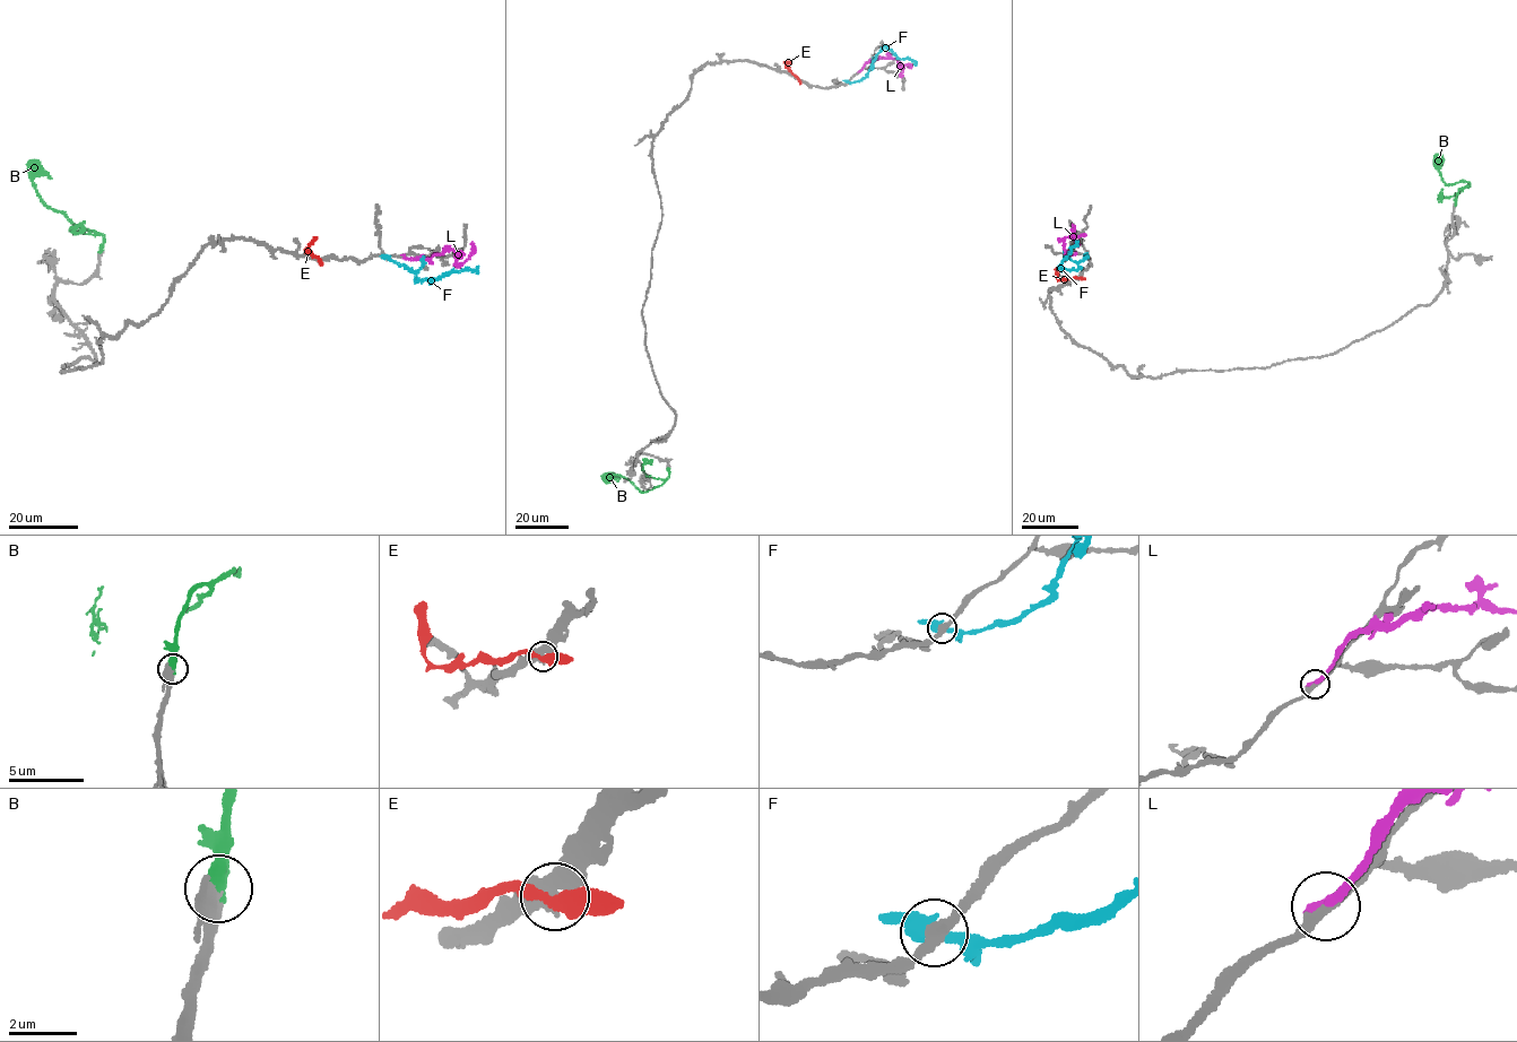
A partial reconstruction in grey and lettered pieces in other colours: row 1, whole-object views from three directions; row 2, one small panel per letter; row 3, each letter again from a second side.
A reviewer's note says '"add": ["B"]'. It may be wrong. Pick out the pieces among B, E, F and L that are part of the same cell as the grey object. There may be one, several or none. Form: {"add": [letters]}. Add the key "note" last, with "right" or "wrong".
{"add": ["B"], "note": "right"}

